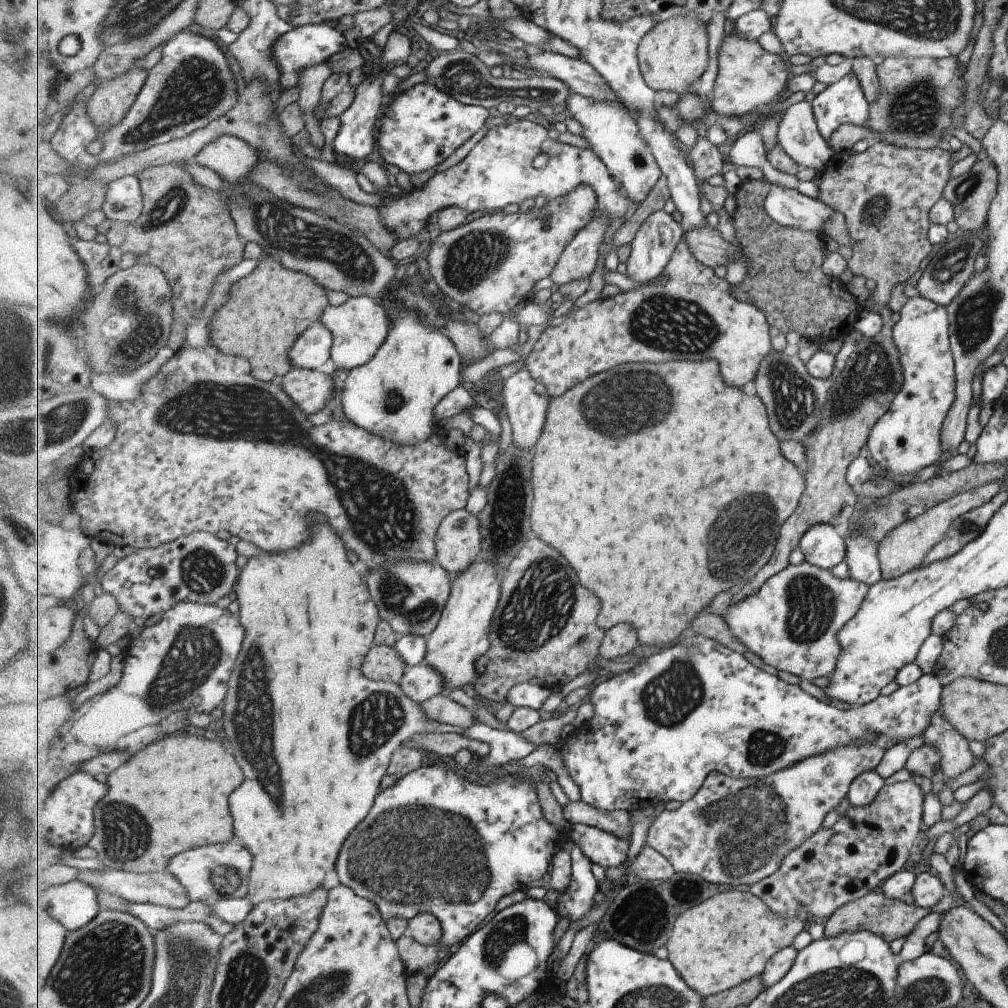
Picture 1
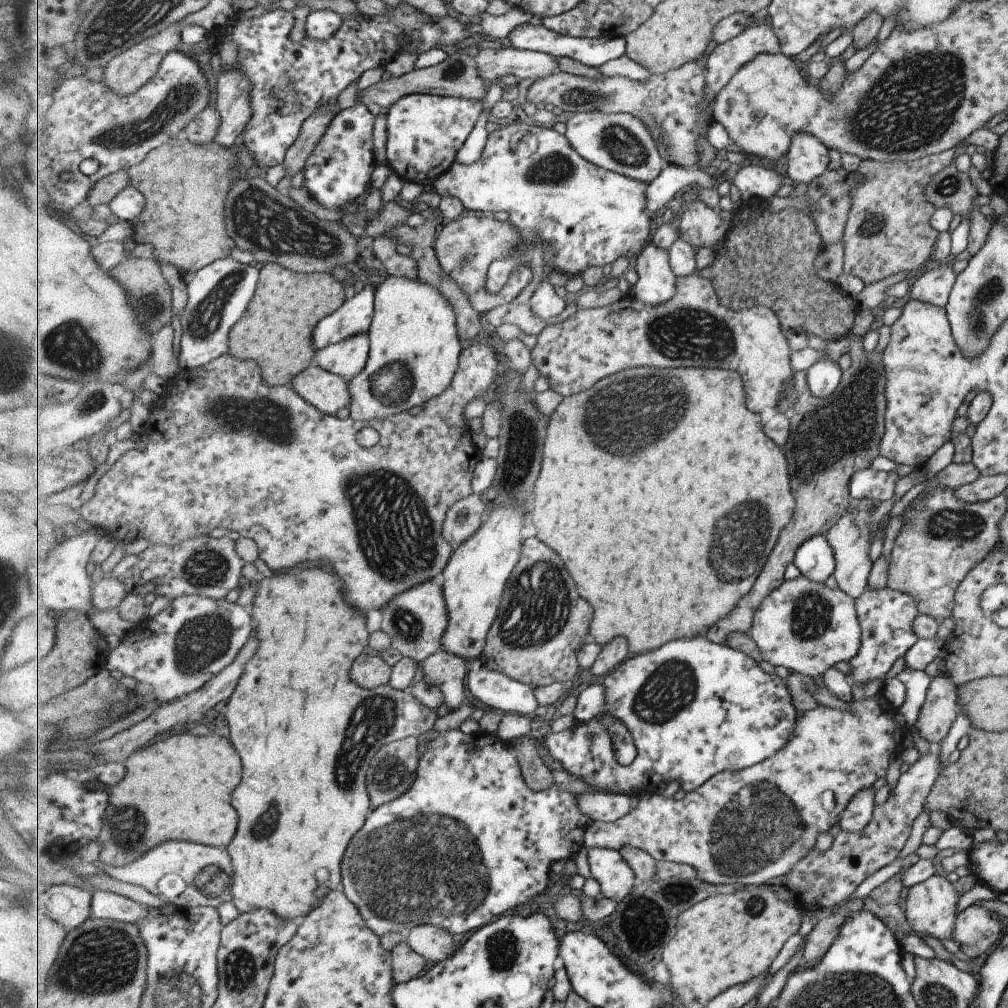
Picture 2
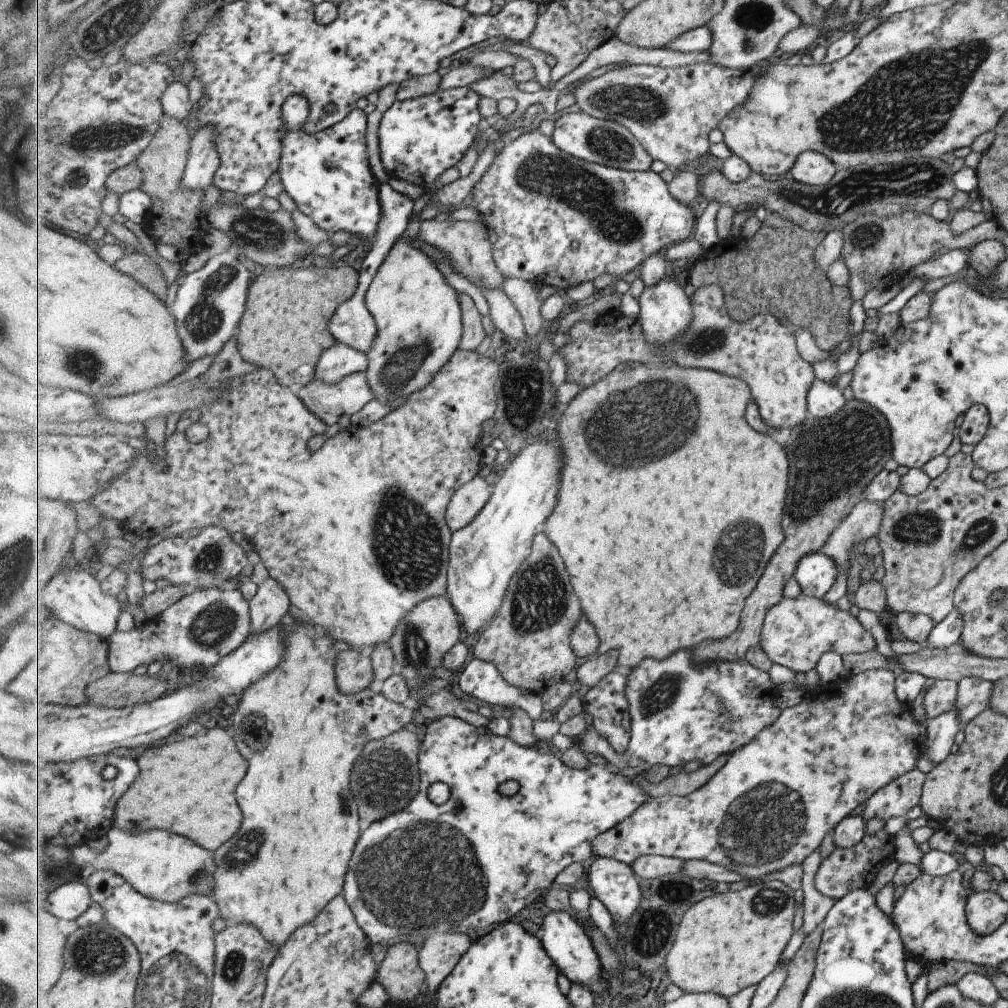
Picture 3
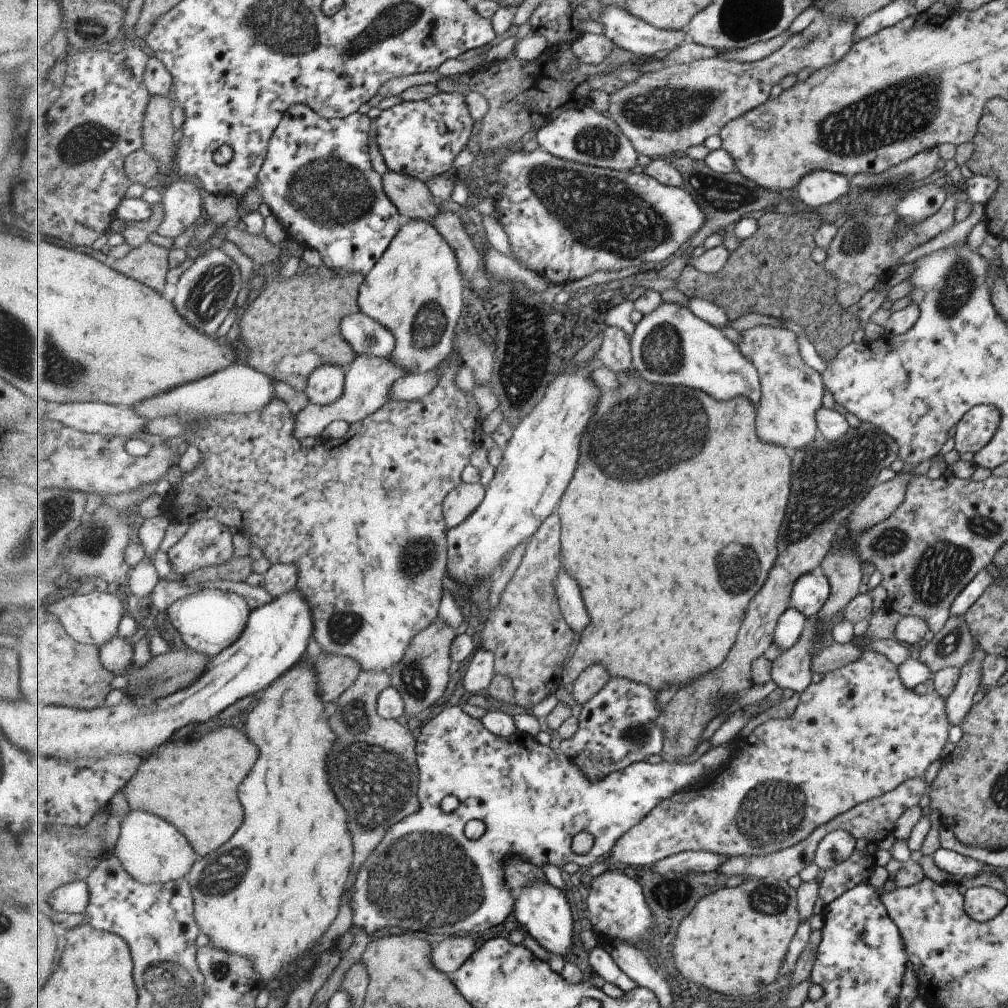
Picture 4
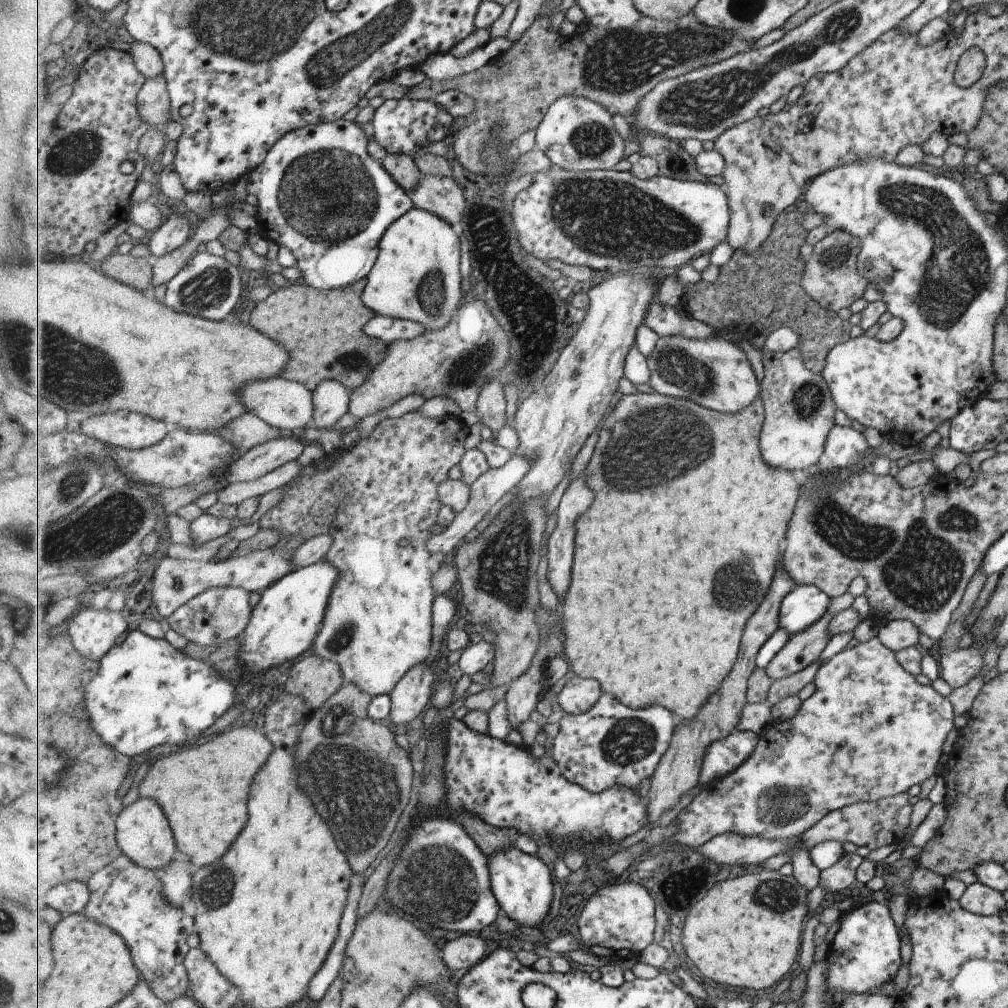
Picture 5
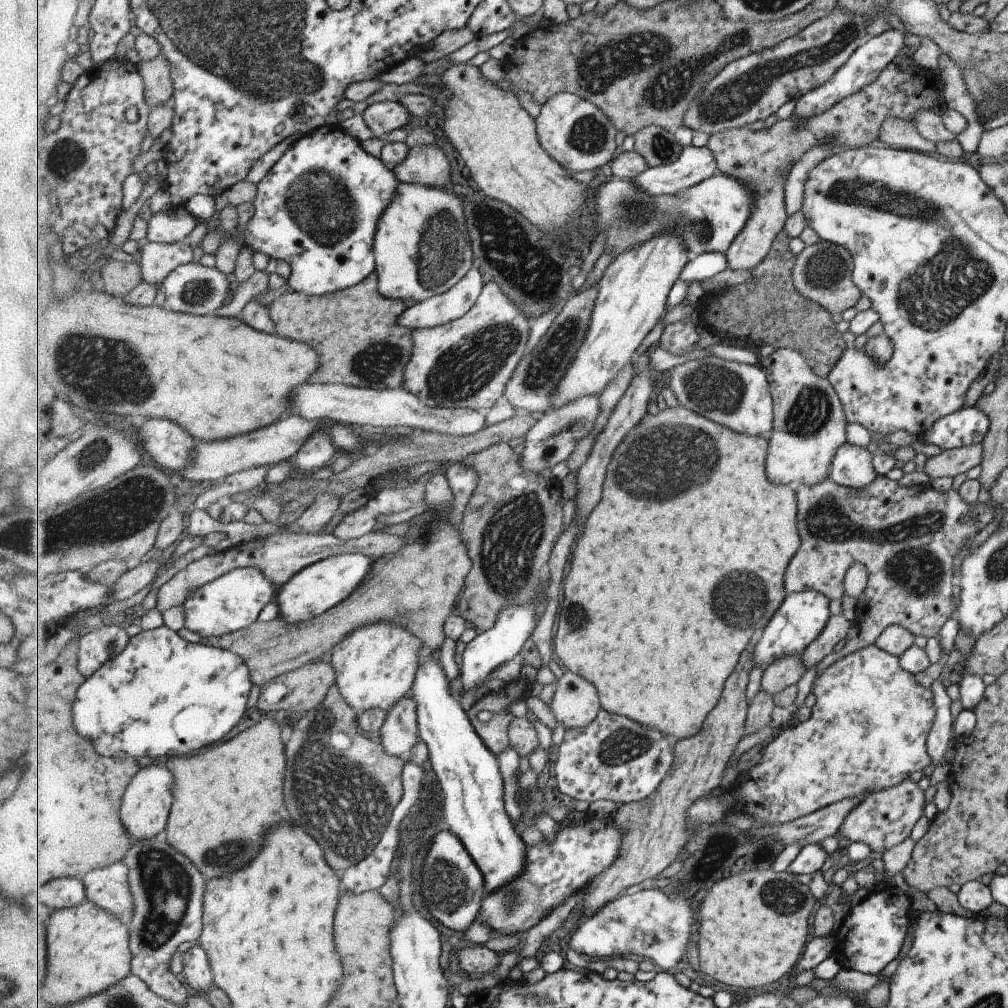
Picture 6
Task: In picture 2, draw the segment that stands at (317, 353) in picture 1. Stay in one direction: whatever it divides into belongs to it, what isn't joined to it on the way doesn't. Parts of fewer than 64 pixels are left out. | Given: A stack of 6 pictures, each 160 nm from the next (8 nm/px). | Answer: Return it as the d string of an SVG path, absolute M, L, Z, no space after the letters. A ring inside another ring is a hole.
M365 287L338 311L319 321L312 334L317 352L347 337L369 331L374 321L375 297L376 290Z

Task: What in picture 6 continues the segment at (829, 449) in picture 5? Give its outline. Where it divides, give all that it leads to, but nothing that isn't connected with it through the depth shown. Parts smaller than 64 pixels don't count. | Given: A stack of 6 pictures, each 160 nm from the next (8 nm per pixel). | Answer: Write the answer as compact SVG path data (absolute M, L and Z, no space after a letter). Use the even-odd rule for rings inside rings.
M843 443L830 462L827 477L836 485L862 489L873 480L872 455L864 447Z

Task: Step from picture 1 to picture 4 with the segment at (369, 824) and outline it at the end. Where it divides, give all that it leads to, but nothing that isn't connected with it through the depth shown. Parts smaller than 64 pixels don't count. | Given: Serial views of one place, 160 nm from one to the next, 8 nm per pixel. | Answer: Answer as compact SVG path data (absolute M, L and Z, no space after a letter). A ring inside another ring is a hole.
M459 704L447 706L421 728L419 742L416 746L419 755L420 785L418 797L421 798L421 810L418 810L407 818L401 819L391 826L387 834L385 834L384 839L378 844L378 848L373 850L370 857L367 858L356 874L357 878L354 880L352 891L348 894L350 907L353 911L352 924L354 926L352 930L356 931L356 928L358 930L364 930L367 935L383 934L383 930L417 930L417 932L445 934L447 937L450 937L457 934L479 934L479 932L485 932L485 930L489 930L493 926L499 926L511 914L514 914L517 908L516 897L513 896L512 890L506 881L506 859L518 857L524 861L531 861L538 867L545 866L545 864L553 864L553 866L563 868L569 862L591 867L595 862L605 858L609 850L616 845L619 838L627 833L630 828L637 826L647 814L651 813L655 807L660 805L660 801L665 801L666 798L673 796L675 793L684 791L693 784L700 783L706 778L707 772L712 774L713 771L719 770L724 761L731 756L733 752L731 746L733 744L725 744L712 748L705 752L698 760L689 764L665 760L661 760L655 764L641 761L628 766L626 769L610 772L605 778L592 781L588 777L588 774L581 767L578 767L565 753L551 749L551 746L544 745L536 737L531 736L531 734L515 731L511 736L502 737L487 730L482 720L465 714L459 708ZM447 796L456 796L459 802L461 802L461 806L455 812L451 812L451 814L445 814L443 808L441 808L441 802ZM471 820L480 820L485 824L485 832L475 840L467 838L467 834L465 834L465 826ZM579 832L588 832L594 837L594 846L585 855L575 854L573 848L571 848L573 838Z

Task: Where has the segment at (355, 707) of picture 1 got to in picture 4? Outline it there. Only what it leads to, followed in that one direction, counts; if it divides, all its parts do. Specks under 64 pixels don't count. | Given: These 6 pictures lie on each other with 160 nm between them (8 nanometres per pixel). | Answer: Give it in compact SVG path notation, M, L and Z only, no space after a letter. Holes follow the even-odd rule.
M306 656L279 678L279 682L263 690L247 718L247 736L259 746L261 754L255 770L251 770L251 776L247 776L247 782L239 788L241 802L247 810L245 824L253 824L253 832L239 830L231 842L226 842L227 846L200 857L188 877L201 932L210 937L210 944L249 957L266 988L289 965L297 964L335 922L354 869L349 816L333 792L327 772L327 756L339 742L329 720L338 708L337 703L321 700L316 666L308 662Z

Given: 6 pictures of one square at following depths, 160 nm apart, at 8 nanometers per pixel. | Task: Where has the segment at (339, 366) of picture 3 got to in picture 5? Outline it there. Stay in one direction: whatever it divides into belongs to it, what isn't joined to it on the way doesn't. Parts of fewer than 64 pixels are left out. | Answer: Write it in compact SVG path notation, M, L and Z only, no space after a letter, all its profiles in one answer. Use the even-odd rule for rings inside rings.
M322 380L311 392L314 403L312 426L316 428L331 430L350 410L352 392L341 381Z

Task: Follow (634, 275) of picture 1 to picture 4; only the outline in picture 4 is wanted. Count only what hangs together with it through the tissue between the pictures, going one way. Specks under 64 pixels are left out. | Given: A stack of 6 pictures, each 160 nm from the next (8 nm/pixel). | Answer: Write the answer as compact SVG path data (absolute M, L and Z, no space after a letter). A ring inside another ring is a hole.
M663 301L636 323L630 342L633 367L648 381L693 387L720 401L745 395L758 406L762 400L762 382L755 365L719 328L697 318L687 306Z

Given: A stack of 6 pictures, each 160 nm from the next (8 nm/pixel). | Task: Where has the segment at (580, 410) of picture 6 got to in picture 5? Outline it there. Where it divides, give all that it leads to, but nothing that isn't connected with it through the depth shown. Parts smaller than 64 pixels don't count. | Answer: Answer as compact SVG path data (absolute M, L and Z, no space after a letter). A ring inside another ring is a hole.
M515 454L515 456L505 465L498 469L489 468L472 485L472 495L469 504L460 513L455 515L452 523L441 532L430 538L426 547L431 552L451 552L453 548L459 547L464 540L475 533L479 526L482 526L494 512L508 498L509 494L515 490L516 486L523 480L529 472L532 463L525 457Z

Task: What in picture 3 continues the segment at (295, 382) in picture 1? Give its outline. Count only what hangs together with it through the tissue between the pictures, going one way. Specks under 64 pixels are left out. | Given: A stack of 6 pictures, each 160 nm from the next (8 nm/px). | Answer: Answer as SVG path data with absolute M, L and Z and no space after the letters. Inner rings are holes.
M366 371L346 376L335 384L315 378L298 395L327 426L339 422L341 416L359 412L367 402L376 398Z

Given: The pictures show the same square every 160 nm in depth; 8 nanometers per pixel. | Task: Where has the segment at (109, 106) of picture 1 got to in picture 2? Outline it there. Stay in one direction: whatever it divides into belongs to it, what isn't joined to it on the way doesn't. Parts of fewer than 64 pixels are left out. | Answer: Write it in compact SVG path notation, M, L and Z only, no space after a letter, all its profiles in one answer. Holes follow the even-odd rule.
M175 23L173 26L168 27L165 32L148 38L113 58L106 66L102 77L107 90L117 93L120 97L130 97L132 94L136 94L138 90L141 90L157 74L161 63L171 50L179 48L179 44L181 44L180 30L178 24Z

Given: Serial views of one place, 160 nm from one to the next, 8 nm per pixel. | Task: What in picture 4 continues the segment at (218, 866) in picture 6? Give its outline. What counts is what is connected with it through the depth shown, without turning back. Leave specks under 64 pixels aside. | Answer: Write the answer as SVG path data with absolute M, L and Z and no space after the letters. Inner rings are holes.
M223 726L209 732L197 744L189 744L183 748L169 744L157 754L153 754L151 758L147 758L143 762L143 770L140 769L130 780L127 786L128 804L131 805L133 811L145 811L174 824L194 846L199 858L207 856L229 842L233 834L241 828L245 812L239 802L237 790L243 778L247 778L247 774L253 770L257 758L259 758L257 746L249 742L245 732L231 726L229 728Z

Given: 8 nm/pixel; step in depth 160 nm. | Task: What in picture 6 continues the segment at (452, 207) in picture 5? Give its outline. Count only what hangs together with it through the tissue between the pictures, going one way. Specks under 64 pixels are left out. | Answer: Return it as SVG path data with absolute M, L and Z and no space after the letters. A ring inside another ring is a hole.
M418 147L403 163L393 168L400 182L430 189L453 188L451 164L440 147Z

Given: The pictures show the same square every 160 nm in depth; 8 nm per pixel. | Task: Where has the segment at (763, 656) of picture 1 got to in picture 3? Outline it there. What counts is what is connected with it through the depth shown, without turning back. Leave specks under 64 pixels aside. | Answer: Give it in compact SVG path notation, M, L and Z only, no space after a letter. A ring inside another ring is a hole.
M800 593L797 598L783 597L778 605L766 614L759 644L778 665L785 665L795 672L807 672L817 665L823 654L837 653L840 657L851 653L864 653L874 648L873 638L868 630L849 611L826 603L823 598Z

